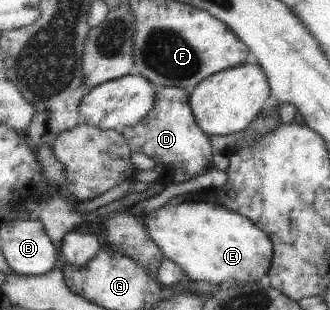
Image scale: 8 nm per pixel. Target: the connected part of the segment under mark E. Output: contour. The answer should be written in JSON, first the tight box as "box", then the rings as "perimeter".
{"box":[145,195,273,286],"perimeter":[[[181,195],[174,197],[163,207],[145,216],[145,230],[149,238],[155,242],[155,246],[159,246],[163,257],[175,262],[191,280],[203,280],[212,286],[246,284],[259,281],[262,276],[268,275],[271,267],[273,246],[267,233],[246,216],[241,216],[238,212],[233,212],[219,204],[211,204],[203,200],[195,202]]]}

